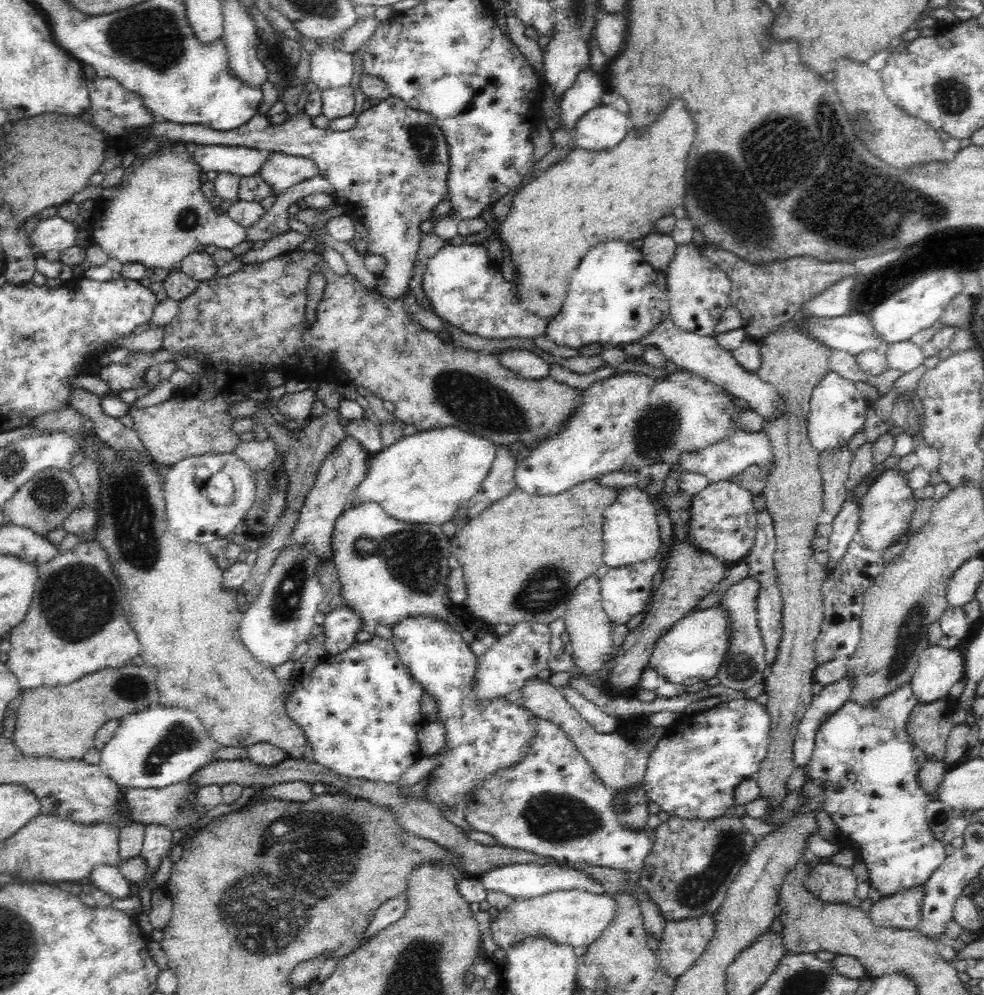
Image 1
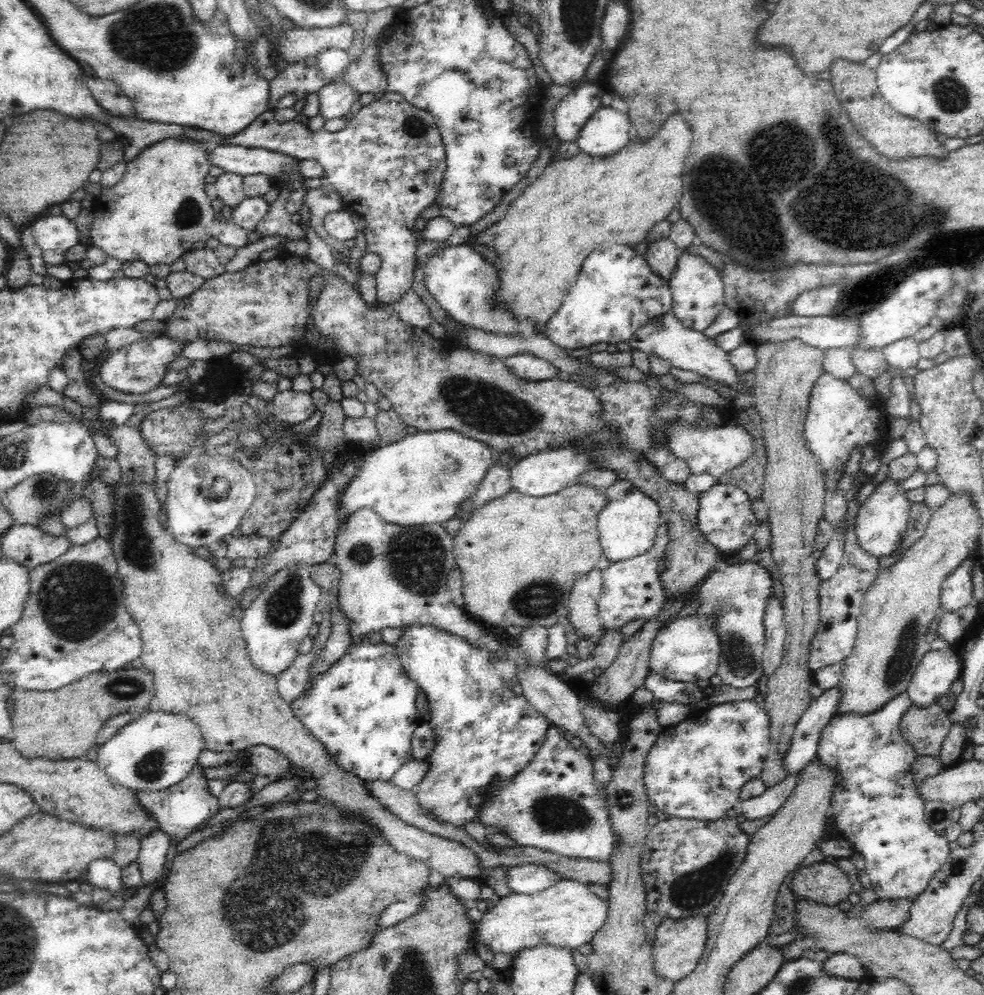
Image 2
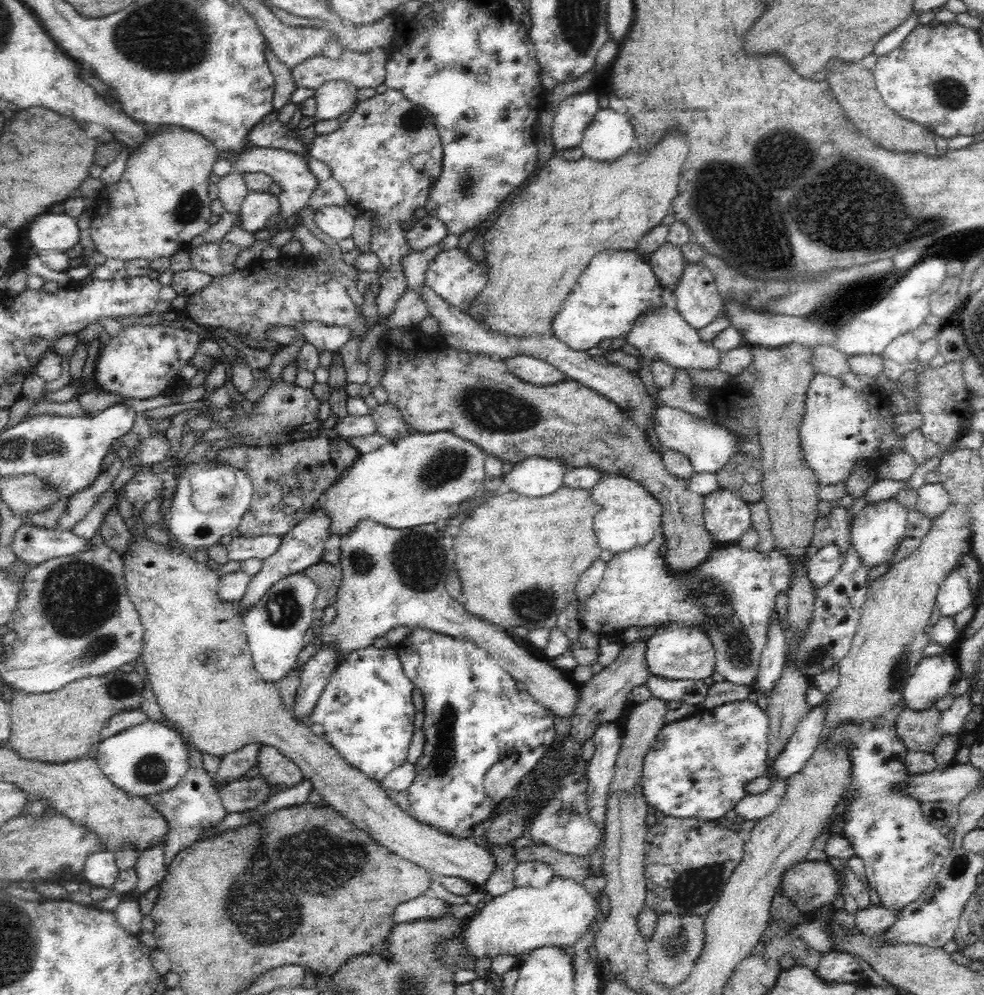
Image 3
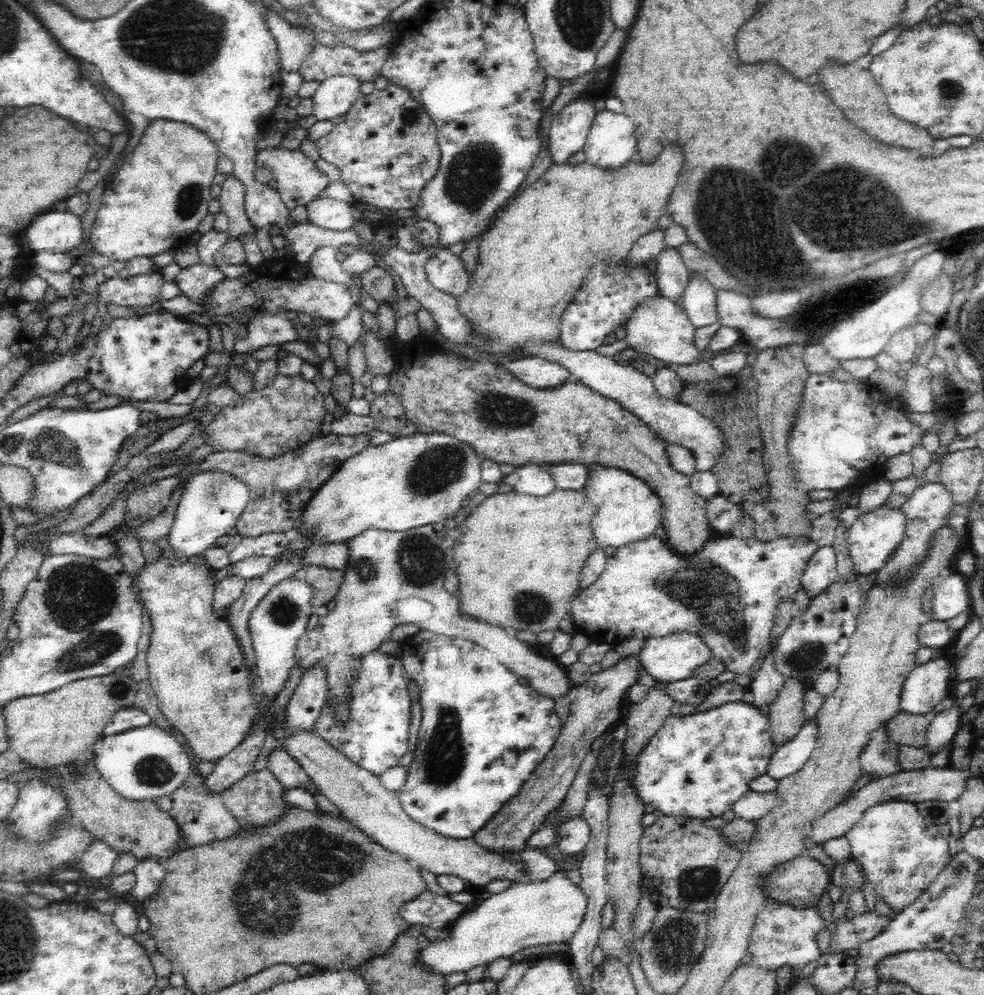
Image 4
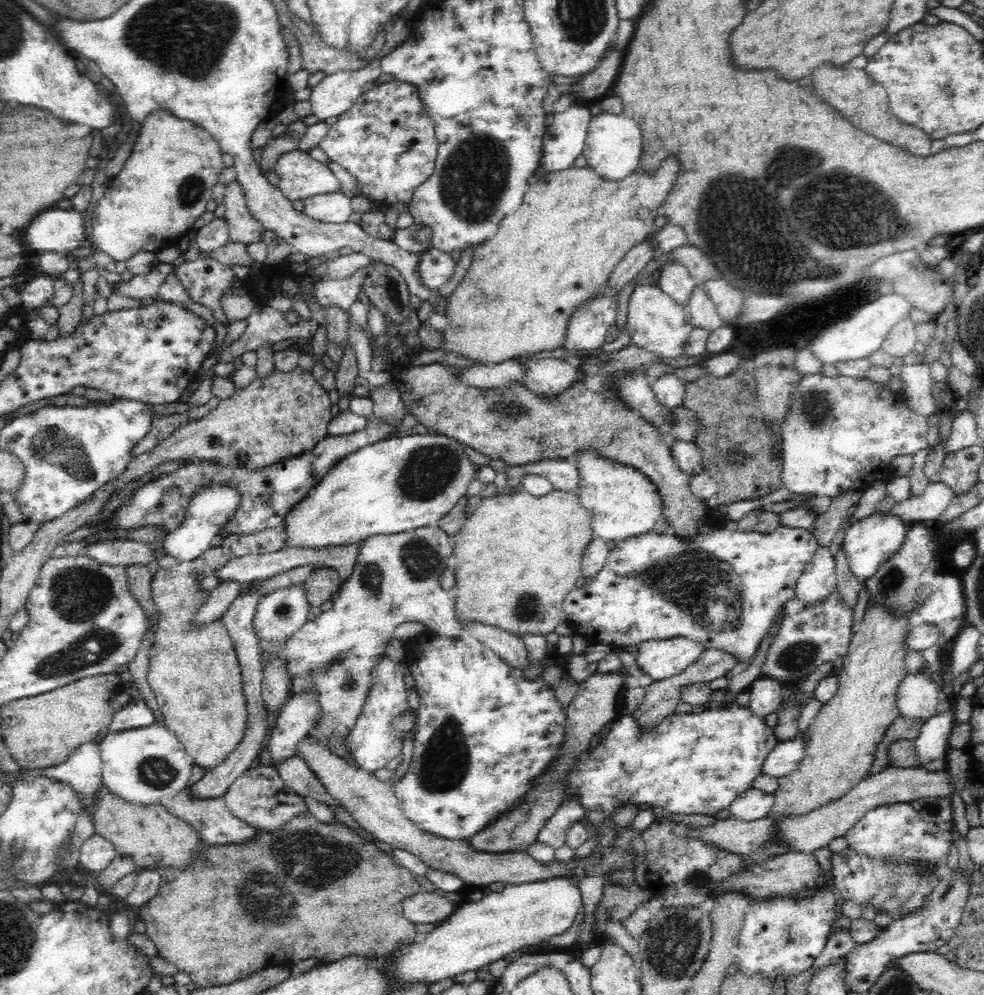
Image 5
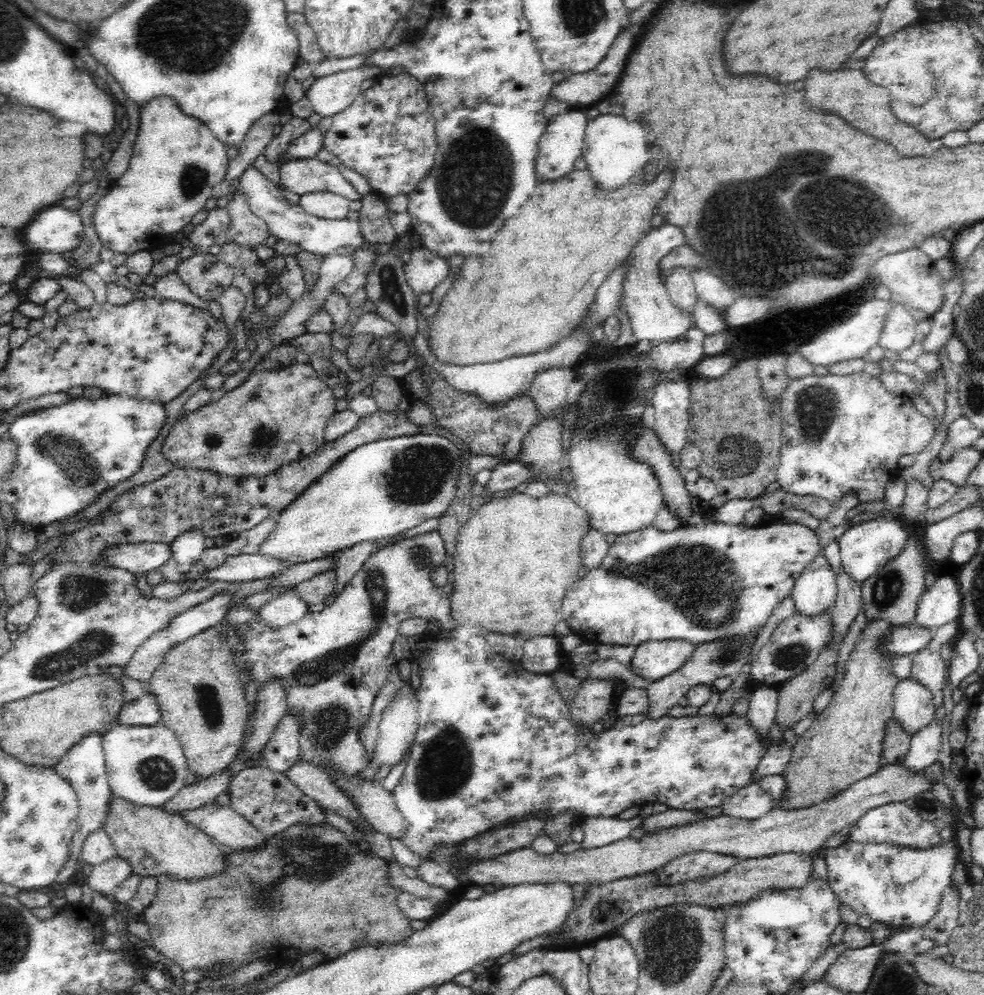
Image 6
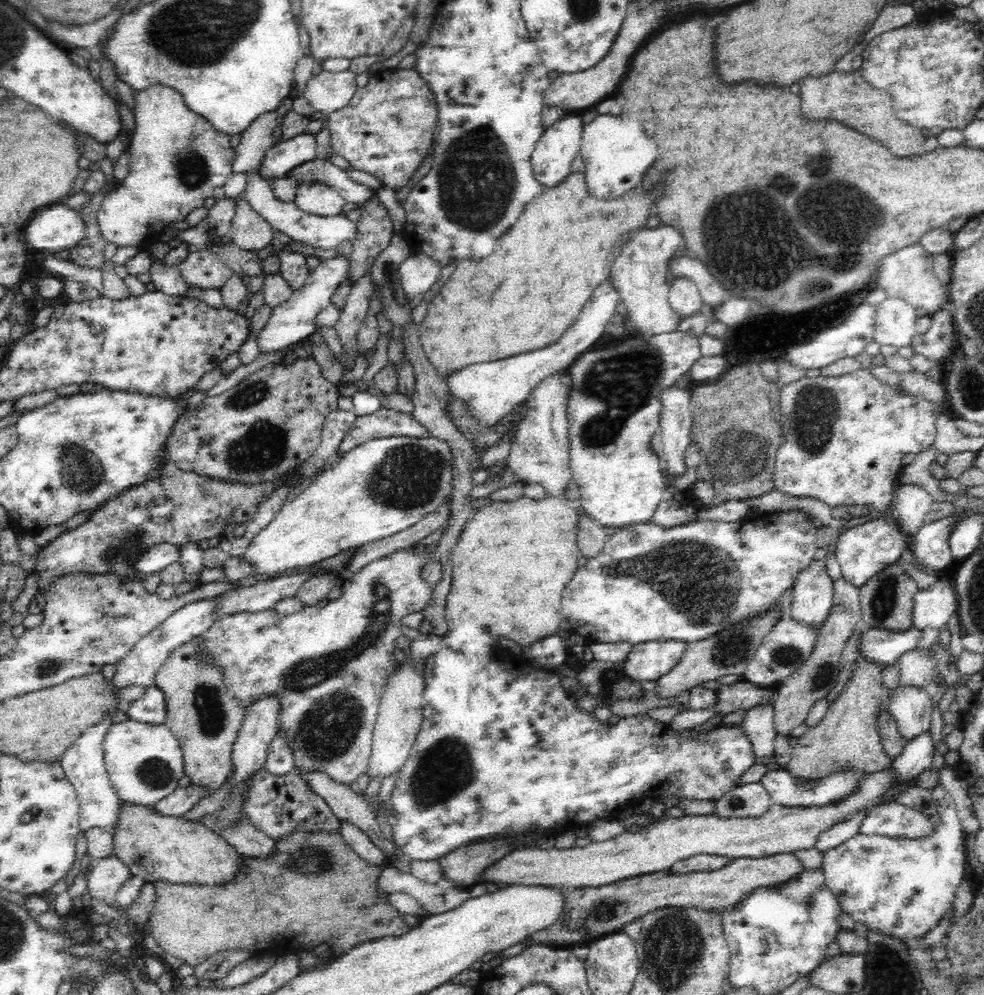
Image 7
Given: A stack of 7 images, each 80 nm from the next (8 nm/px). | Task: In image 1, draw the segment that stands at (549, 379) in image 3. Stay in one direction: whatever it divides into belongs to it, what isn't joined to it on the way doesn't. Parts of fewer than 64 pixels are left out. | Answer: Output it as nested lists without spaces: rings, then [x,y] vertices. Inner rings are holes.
[[[510,348],[499,355],[499,361],[504,368],[524,379],[536,381],[550,376],[550,364],[538,354],[526,349]]]

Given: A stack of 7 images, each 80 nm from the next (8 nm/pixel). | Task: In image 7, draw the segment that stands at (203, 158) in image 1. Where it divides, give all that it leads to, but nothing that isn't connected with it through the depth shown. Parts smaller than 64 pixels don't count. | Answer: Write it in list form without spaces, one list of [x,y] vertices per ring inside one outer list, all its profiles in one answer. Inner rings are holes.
[[[313,159],[304,162],[302,166],[296,166],[294,170],[290,170],[286,177],[291,178],[296,186],[300,186],[300,182],[321,182],[339,192],[347,202],[353,202],[358,206],[376,197],[377,189],[354,182],[347,175],[346,170],[326,160]]]

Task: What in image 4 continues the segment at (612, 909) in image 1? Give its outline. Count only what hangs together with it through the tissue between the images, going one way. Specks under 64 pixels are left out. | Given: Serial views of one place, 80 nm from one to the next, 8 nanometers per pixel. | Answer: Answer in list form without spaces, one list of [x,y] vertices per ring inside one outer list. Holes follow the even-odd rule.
[[[556,870],[544,882],[532,882],[532,884],[516,882],[510,888],[506,888],[504,892],[492,895],[482,894],[480,902],[476,902],[475,905],[464,910],[464,914],[460,918],[456,918],[444,928],[444,931],[448,931],[446,939],[430,941],[418,952],[418,961],[426,969],[447,975],[452,972],[468,972],[468,970],[484,964],[489,965],[497,958],[511,957],[529,946],[569,943],[574,932],[578,930],[578,926],[582,924],[586,910],[588,910],[588,895],[584,894],[580,885],[574,884],[562,871]]]

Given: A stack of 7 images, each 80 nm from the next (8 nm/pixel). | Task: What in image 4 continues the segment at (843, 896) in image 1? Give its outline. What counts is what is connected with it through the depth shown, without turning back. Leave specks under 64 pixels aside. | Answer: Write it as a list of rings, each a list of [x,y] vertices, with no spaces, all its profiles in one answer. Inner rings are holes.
[[[807,854],[782,862],[764,878],[766,898],[796,908],[814,908],[831,885],[830,872]]]

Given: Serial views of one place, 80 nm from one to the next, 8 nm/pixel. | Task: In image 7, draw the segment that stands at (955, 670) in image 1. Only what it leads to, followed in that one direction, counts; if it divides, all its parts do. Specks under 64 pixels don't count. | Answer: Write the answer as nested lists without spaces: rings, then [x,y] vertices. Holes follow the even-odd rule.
[[[899,686],[890,694],[888,711],[896,720],[900,735],[909,741],[930,729],[934,707],[930,693],[926,689],[917,686]]]

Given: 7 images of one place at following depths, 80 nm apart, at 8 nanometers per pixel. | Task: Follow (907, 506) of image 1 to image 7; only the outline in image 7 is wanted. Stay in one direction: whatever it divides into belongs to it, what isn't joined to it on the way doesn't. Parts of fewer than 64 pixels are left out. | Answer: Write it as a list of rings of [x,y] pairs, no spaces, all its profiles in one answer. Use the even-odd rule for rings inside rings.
[[[880,518],[847,529],[834,545],[842,578],[857,588],[864,586],[870,578],[874,578],[874,575],[896,562],[902,556],[902,550],[908,546],[908,535],[898,528],[897,523]]]

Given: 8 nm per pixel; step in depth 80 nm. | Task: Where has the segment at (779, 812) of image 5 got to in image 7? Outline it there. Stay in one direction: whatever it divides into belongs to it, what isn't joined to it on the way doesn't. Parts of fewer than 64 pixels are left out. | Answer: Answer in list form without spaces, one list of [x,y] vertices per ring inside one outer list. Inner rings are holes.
[[[859,655],[856,667],[843,690],[829,705],[822,722],[809,728],[792,749],[785,769],[797,780],[818,780],[836,770],[859,770],[862,774],[880,772],[891,766],[892,760],[883,751],[878,718],[883,709],[889,708],[892,690],[884,684],[882,668]]]

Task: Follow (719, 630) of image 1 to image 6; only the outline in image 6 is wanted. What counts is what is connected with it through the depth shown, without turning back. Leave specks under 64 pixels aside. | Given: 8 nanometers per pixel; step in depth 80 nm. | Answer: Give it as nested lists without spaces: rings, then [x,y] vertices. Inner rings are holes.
[[[684,640],[644,642],[635,648],[630,669],[648,682],[676,672],[692,657],[697,645]]]

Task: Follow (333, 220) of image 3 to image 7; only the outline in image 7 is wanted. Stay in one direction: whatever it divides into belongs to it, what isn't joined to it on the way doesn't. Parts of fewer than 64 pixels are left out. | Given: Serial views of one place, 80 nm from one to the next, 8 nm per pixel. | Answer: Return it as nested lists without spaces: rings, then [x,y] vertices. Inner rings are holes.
[[[300,182],[296,186],[295,203],[300,210],[316,216],[338,216],[347,200],[321,182]]]

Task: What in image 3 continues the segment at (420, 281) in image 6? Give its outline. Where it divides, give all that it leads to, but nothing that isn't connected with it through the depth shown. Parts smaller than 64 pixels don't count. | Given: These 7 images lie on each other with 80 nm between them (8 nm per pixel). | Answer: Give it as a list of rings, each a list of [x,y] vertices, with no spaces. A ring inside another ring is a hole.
[[[446,247],[428,263],[425,283],[448,304],[453,304],[468,314],[470,302],[474,302],[474,298],[480,294],[480,290],[484,290],[484,286],[488,284],[488,269],[486,269],[484,262],[472,259],[466,250],[458,247]]]

